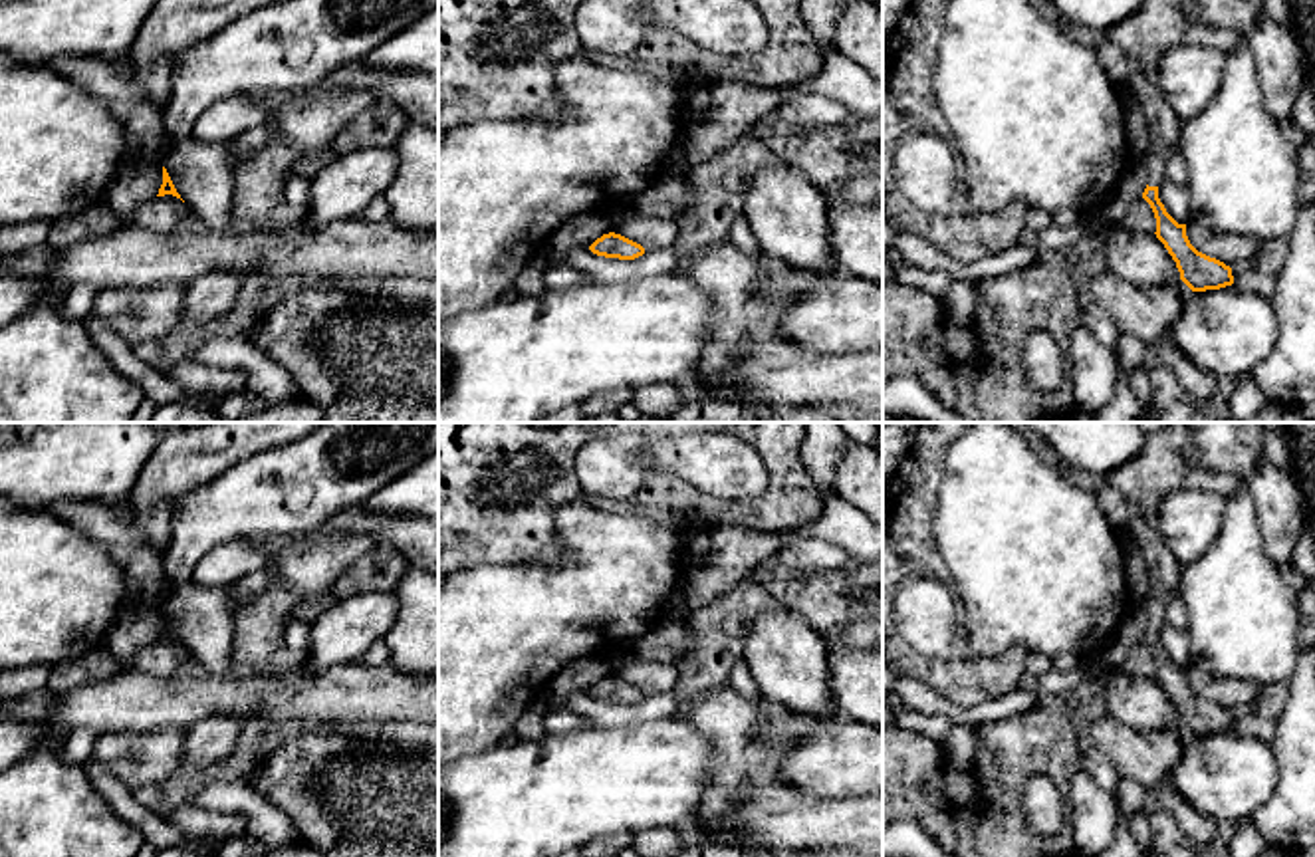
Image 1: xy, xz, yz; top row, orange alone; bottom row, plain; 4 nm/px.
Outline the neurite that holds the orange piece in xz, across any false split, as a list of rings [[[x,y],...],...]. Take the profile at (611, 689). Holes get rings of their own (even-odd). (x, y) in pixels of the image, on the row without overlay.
[[[609,676],[597,682],[589,694],[597,700],[635,704],[645,698],[645,692],[621,678]]]

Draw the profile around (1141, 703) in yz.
[[[1123,669],[1103,686],[1107,714],[1136,730],[1164,730],[1180,724],[1176,706],[1152,676]]]

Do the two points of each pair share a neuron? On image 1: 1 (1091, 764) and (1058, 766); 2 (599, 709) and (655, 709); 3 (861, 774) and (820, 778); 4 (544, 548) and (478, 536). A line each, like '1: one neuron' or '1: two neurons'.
1: two neurons
2: one neuron
3: one neuron
4: one neuron

